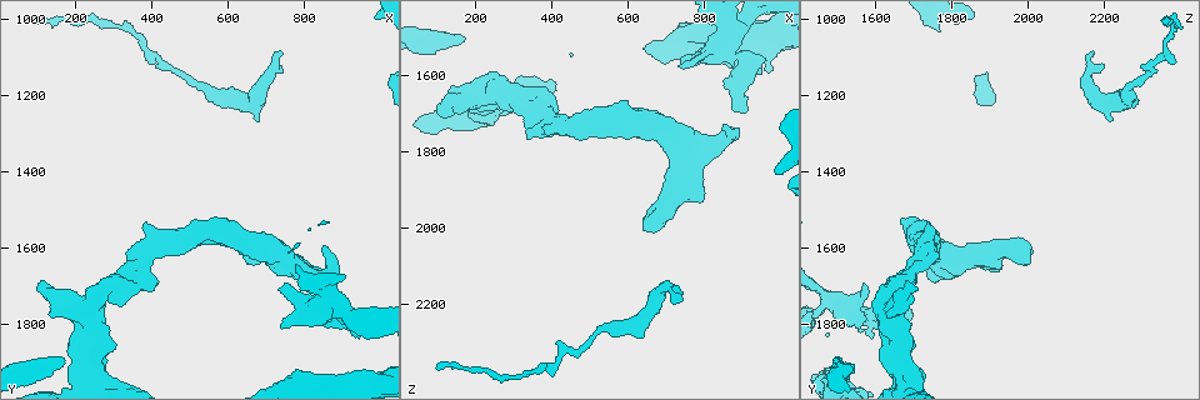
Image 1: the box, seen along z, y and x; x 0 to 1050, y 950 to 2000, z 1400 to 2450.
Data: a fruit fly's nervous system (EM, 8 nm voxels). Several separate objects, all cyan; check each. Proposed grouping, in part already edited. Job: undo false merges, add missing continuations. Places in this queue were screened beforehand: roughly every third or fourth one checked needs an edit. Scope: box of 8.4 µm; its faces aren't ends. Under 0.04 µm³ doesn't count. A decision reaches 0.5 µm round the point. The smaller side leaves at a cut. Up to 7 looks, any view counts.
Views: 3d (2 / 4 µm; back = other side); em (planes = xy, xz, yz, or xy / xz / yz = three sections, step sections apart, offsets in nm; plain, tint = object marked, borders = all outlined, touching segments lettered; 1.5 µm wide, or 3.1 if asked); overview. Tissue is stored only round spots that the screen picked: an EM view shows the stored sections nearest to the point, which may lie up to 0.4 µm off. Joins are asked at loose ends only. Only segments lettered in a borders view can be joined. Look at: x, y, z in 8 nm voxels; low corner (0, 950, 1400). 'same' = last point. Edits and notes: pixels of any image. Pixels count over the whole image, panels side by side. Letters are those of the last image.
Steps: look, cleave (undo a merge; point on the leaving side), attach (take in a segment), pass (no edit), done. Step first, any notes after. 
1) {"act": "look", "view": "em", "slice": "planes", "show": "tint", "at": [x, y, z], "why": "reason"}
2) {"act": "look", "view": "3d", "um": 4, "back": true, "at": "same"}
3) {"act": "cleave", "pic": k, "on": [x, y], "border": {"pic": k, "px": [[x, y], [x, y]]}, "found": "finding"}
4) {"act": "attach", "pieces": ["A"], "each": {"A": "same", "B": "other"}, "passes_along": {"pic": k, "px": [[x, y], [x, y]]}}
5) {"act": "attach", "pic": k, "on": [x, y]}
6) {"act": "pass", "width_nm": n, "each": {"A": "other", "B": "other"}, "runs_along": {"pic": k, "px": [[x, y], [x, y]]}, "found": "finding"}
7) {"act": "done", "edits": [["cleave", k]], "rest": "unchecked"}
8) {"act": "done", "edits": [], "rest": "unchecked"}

{"act": "look", "view": "3d", "um": 2, "back": true, "at": [900, 1770, 1685], "why": "an open end"}

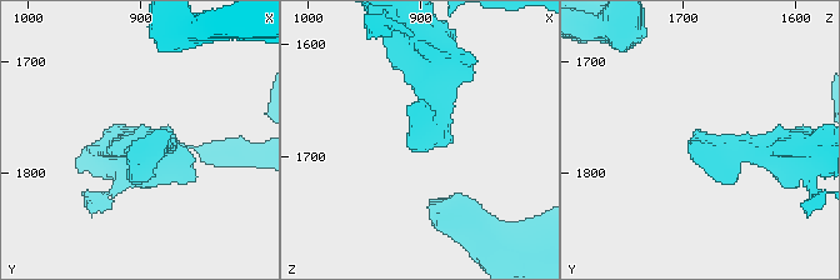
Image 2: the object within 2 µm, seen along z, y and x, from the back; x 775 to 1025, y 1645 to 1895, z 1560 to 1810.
{"act": "look", "view": "em", "slice": "planes", "show": "plain", "at": [904, 1770, 1692], "why": "now the EM"}

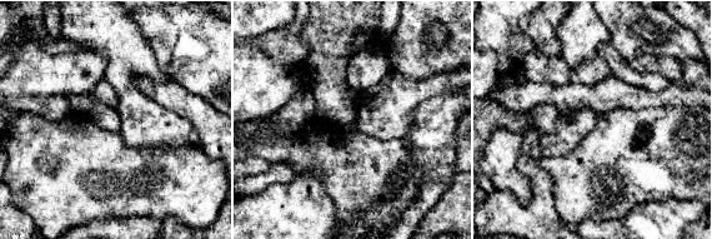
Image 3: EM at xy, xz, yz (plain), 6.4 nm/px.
{"act": "look", "view": "em", "slice": "planes", "show": "borders", "at": "same"}

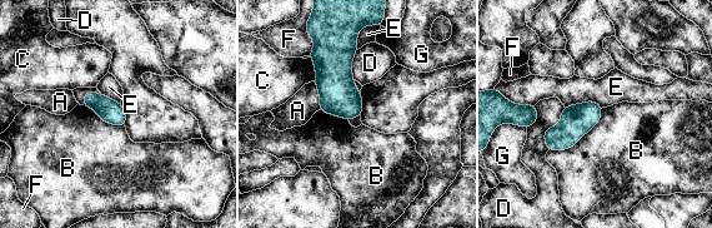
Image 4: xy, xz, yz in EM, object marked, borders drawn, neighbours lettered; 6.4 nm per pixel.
{"act": "pass", "each": {"A": "other", "B": "other", "C": "other", "D": "other", "E": "other", "F": "other", "G": "other"}, "border": {"pic": 4, "px": [[601, 107], [585, 102], [565, 108]]}, "found": "none of them fits"}

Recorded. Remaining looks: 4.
{"act": "look", "view": "em", "slice": "xy", "step": 4, "show": "borders", "at": [735, 1810, 1560], "why": "free end"}

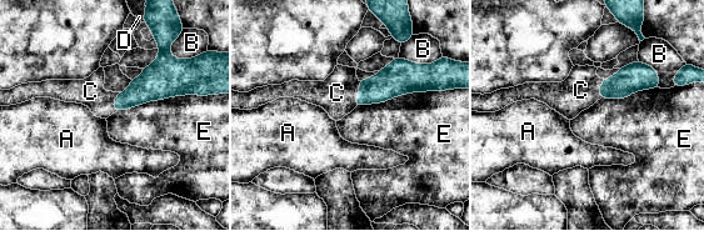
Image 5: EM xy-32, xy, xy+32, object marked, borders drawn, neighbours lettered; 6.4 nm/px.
{"act": "attach", "pieces": ["C"], "each": {"A": "other", "B": "other", "C": "same", "D": "other", "E": "other"}, "passes_along": {"pic": 5, "px": [[394, 80], [360, 95], [336, 93]]}, "found": "the cell continues"}

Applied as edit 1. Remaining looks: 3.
{"act": "look", "view": "3d", "um": 2, "back": true, "at": [105, 1700, 1700], "why": "thick end"}

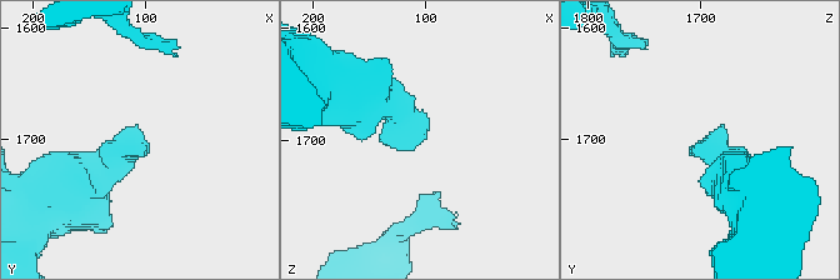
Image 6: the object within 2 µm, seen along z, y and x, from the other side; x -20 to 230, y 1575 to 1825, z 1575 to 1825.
{"act": "look", "view": "em", "slice": "xz", "step": 8, "show": "borders", "at": [98, 1704, 1698]}

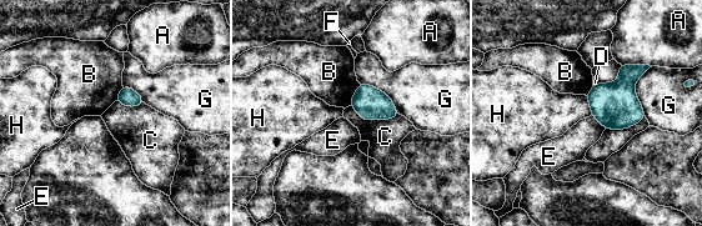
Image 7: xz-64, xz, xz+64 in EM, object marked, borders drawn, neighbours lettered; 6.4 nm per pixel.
{"act": "look", "view": "em", "slice": "planes", "show": "borders", "at": "same"}

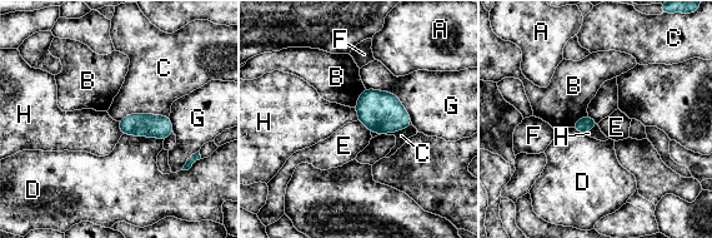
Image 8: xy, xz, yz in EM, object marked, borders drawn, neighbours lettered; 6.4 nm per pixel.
{"act": "pass", "each": {"A": "other", "B": "other", "C": "other", "D": "other", "E": "other", "F": "other", "G": "other", "H": "other"}, "border": {"pic": 8, "px": [[168, 115], [128, 114], [119, 122]]}, "found": "no lettered segment goes on from it"}

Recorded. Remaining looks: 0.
{"act": "done", "edits": [["attach", 5]], "rest": "unchecked"}

